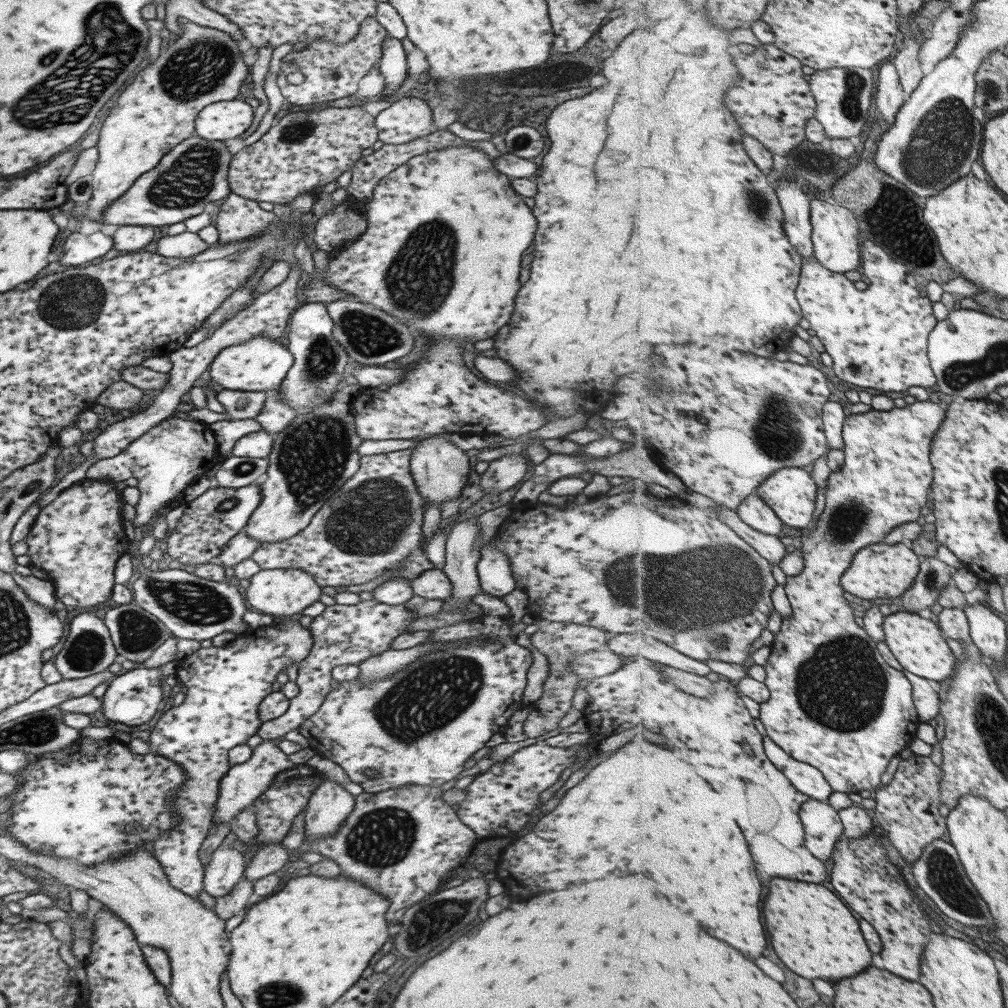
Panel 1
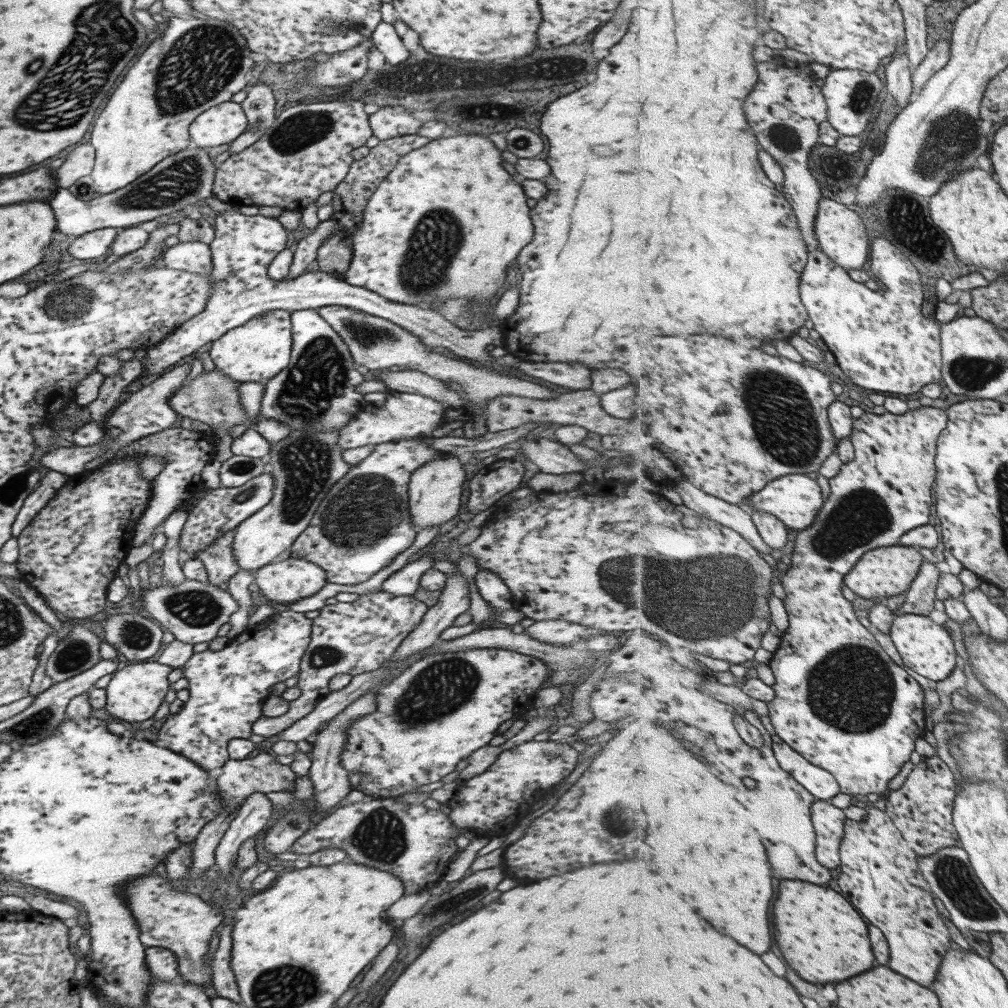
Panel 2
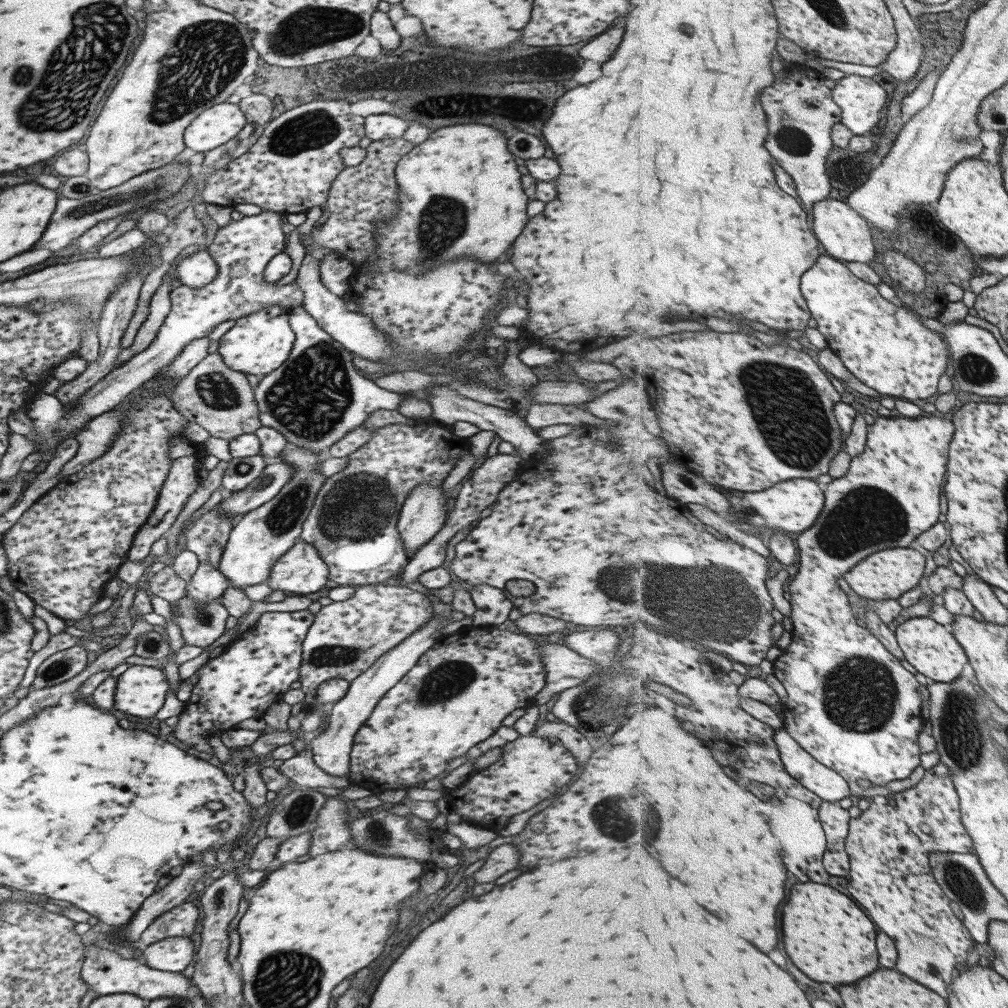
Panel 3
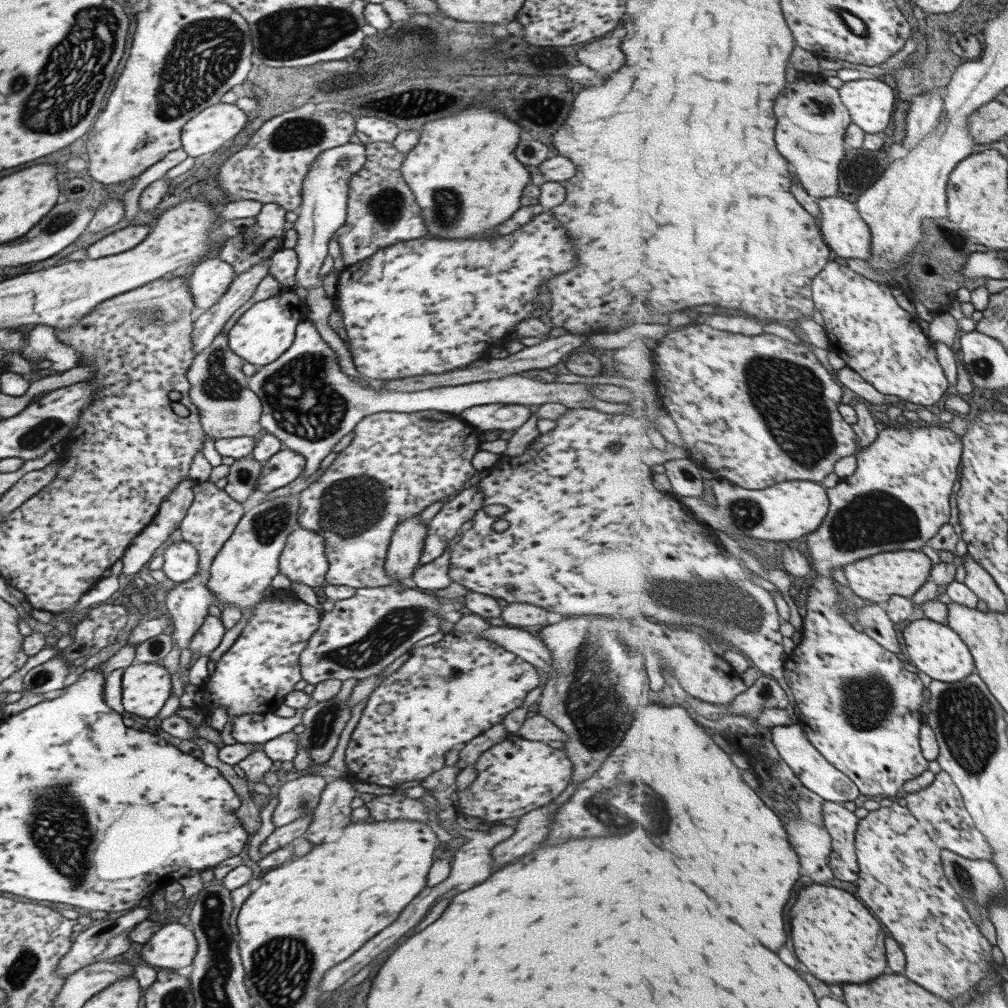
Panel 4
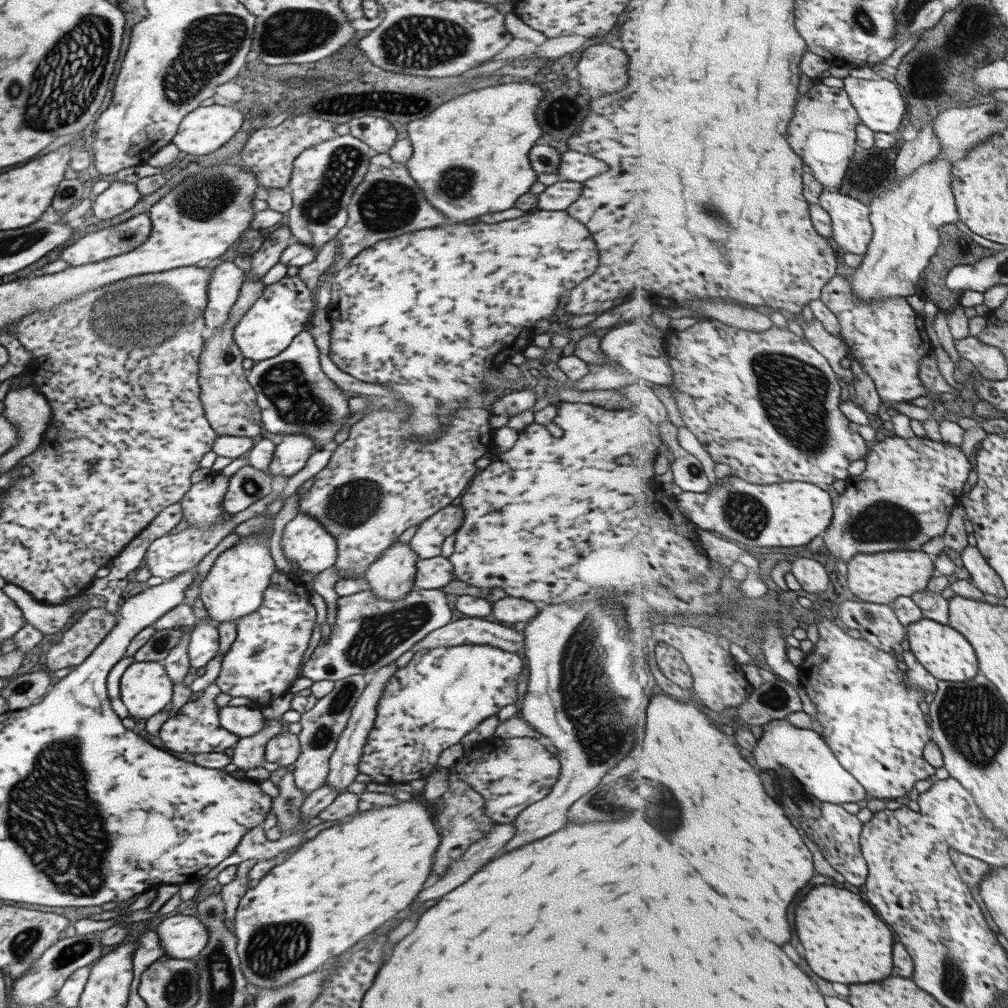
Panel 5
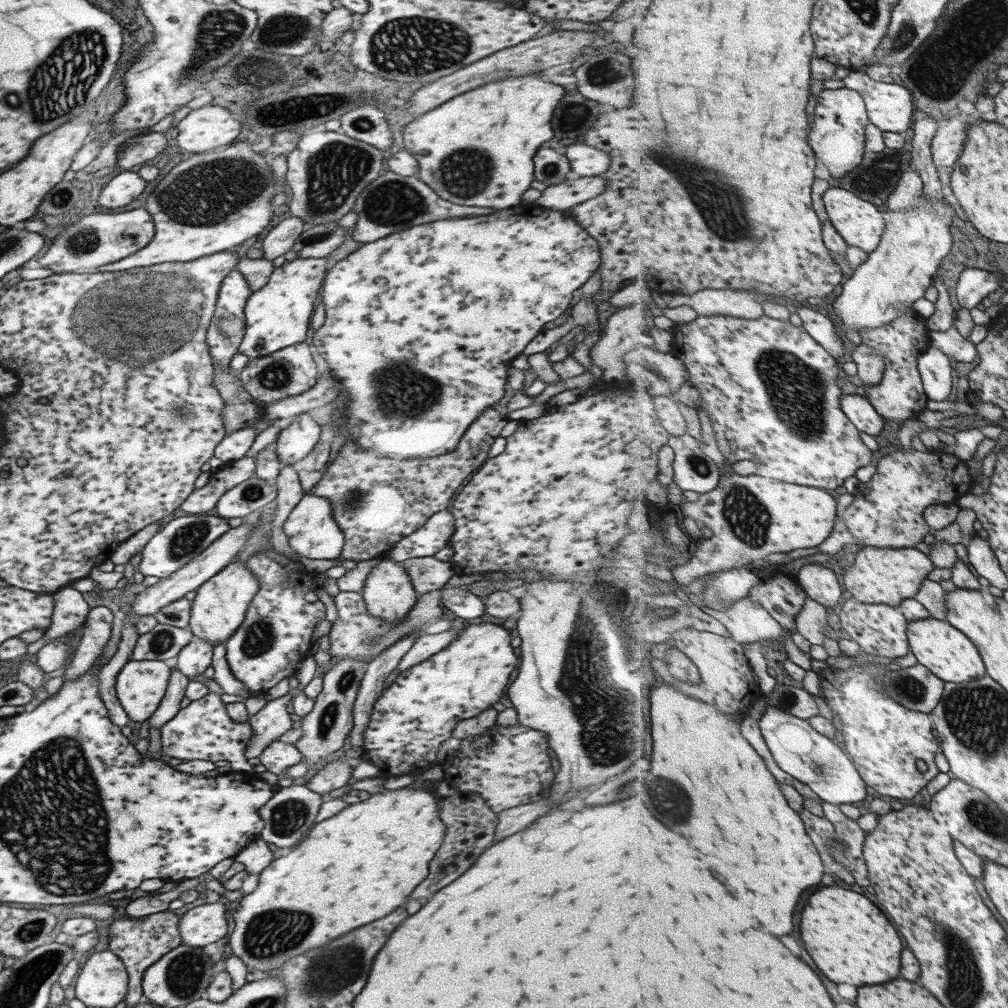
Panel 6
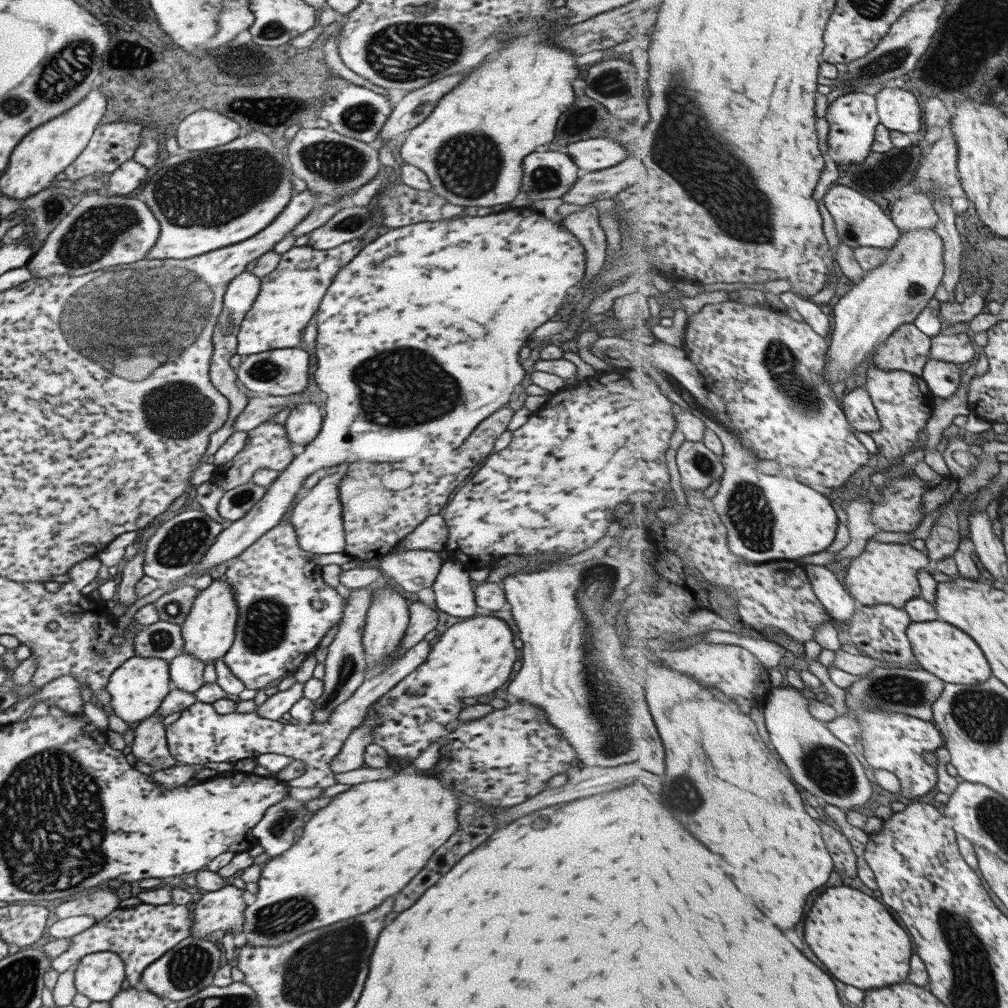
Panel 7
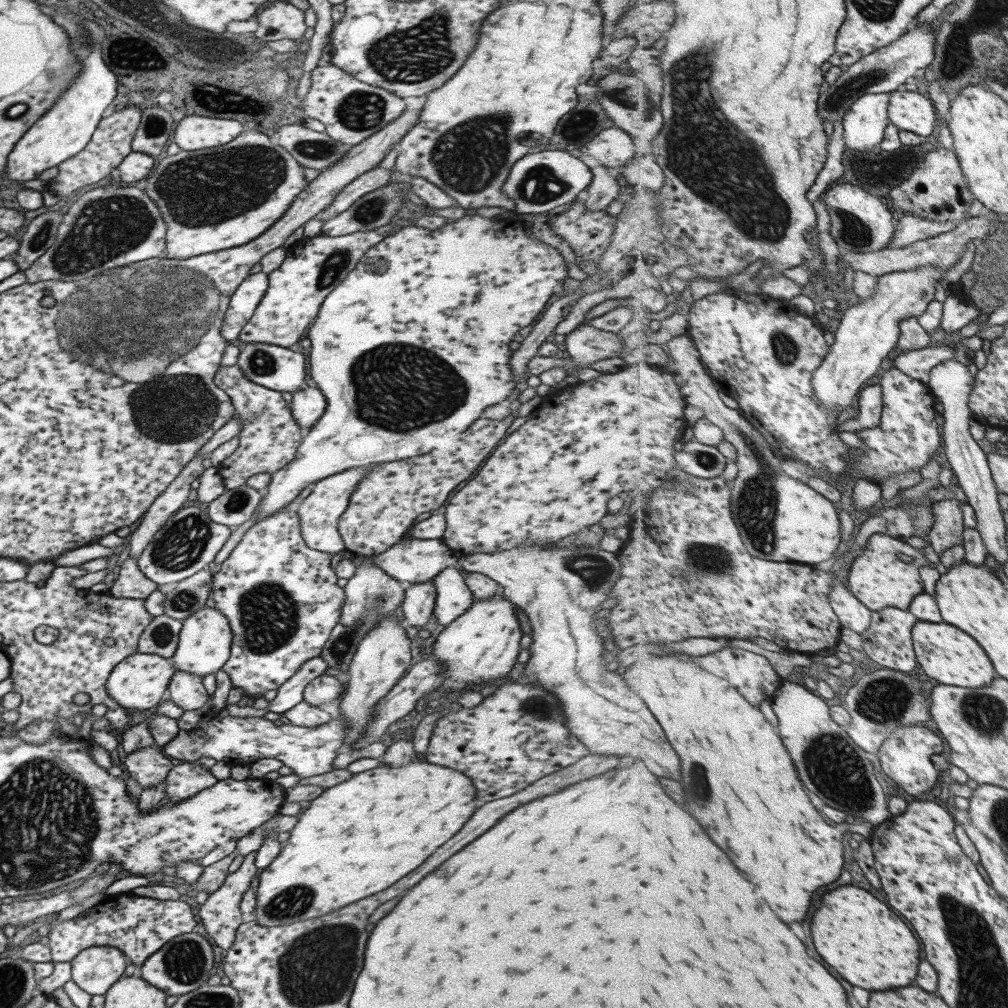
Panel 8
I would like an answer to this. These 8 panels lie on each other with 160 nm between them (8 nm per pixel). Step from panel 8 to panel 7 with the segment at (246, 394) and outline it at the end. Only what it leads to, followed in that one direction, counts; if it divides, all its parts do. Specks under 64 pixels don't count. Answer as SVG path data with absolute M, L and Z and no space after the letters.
M273 418L259 423L255 428L248 430L246 435L247 438L241 450L229 462L217 465L208 480L210 483L218 484L224 492L249 482L252 474L259 468L282 471L296 453L292 442L288 440L285 429L281 424L275 423Z

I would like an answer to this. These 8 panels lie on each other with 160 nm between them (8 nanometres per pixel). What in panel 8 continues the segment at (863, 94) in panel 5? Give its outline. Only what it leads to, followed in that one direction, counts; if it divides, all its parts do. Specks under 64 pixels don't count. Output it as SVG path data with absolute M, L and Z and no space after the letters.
M899 91L890 93L890 117L893 124L901 130L915 132L919 136L931 136L937 128L937 113L931 97L917 94L917 91Z

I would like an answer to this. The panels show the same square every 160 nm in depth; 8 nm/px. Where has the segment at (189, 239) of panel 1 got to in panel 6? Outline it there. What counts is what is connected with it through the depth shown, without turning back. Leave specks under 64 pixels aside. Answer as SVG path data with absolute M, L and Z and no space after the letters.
M235 268L229 271L221 281L215 308L205 333L212 364L228 368L231 357L238 352L238 346L244 335L244 306L250 293L247 282Z

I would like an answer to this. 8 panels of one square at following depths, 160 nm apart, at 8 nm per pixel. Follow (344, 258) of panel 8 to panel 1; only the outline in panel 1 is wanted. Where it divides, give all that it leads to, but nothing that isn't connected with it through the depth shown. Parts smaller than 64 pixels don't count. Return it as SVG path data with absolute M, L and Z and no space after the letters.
M259 335L241 344L222 348L209 365L209 376L219 389L245 392L265 391L269 394L278 390L279 383L285 378L291 365L292 356L287 347L278 340Z

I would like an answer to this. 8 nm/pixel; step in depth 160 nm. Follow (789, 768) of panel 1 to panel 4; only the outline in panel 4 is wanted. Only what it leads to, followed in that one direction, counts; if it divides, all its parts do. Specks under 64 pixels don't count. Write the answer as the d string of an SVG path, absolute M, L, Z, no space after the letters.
M795 722L793 725L783 725L772 728L772 739L783 760L794 770L794 773L803 781L803 784L821 795L825 801L834 803L853 802L862 792L851 780L847 773L841 772L831 761L827 760L822 752L811 742L804 725Z

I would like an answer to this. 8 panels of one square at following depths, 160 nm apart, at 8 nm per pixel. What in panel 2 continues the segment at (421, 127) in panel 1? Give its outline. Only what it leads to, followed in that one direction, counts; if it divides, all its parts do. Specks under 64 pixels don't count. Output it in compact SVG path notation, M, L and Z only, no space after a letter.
M389 106L368 115L368 125L375 138L388 140L397 136L415 135L421 122L411 116L408 109L395 111L395 107Z

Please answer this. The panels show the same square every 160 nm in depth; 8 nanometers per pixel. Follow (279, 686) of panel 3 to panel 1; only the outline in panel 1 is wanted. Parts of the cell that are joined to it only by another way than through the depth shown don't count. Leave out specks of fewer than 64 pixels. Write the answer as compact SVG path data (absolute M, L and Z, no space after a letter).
M289 619L276 626L249 629L221 648L199 648L176 663L174 675L177 682L185 687L184 699L180 705L167 709L159 717L150 731L148 743L149 754L163 756L178 764L186 776L184 784L180 784L172 798L172 811L178 816L178 824L152 841L152 855L175 890L197 899L202 890L204 875L204 866L197 857L197 850L211 826L220 778L230 767L227 762L229 750L256 734L261 723L257 712L258 704L272 692L271 684L276 681L277 674L293 662L303 661L311 648L312 637L308 630L302 628L299 621Z

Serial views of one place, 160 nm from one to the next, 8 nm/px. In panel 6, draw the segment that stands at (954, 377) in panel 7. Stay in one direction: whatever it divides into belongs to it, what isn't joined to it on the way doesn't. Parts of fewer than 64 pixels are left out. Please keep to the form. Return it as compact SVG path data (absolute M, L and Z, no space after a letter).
M931 346L918 358L924 388L931 400L943 402L953 394L953 366L950 356Z

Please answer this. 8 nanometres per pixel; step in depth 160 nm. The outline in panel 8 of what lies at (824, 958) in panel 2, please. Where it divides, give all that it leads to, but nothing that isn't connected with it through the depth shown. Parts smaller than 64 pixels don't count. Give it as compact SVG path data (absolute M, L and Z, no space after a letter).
M841 886L823 896L811 926L819 954L855 986L891 990L913 984L919 974L921 944L915 932L887 904L863 888Z

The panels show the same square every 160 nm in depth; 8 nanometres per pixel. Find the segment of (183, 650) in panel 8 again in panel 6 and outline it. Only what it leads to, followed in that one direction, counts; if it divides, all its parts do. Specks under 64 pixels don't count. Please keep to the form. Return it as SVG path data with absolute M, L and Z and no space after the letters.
M237 556L225 568L200 584L190 604L188 627L191 635L207 640L213 647L229 639L245 618L249 601L255 596L258 580L251 574L247 562L237 563Z

